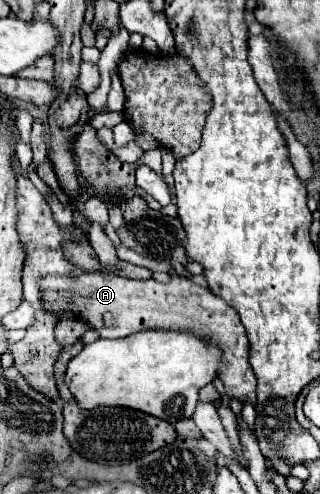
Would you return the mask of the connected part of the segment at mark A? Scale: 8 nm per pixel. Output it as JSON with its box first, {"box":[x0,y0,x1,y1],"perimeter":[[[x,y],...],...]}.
{"box":[37,273,255,403],"perimeter":[[[83,273],[77,275],[45,275],[37,281],[41,289],[43,309],[49,313],[73,313],[73,317],[85,321],[89,329],[95,329],[99,337],[117,339],[145,329],[161,331],[185,331],[199,335],[207,343],[215,343],[221,349],[219,379],[223,381],[225,395],[237,397],[243,403],[255,403],[255,373],[249,365],[249,339],[239,313],[227,305],[221,297],[213,295],[207,287],[195,285],[183,277],[171,277],[169,283],[159,281],[133,281],[113,273]]]}

